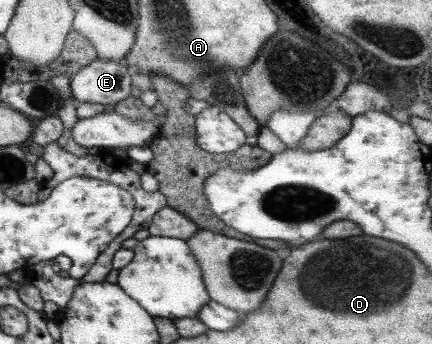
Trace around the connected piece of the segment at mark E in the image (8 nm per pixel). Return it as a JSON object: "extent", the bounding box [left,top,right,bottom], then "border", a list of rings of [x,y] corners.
{"extent":[70,60,134,108],"border":[[[123,60],[91,61],[70,77],[71,97],[76,103],[94,101],[111,108],[128,97],[130,77],[134,73],[133,67],[128,67]]]}

